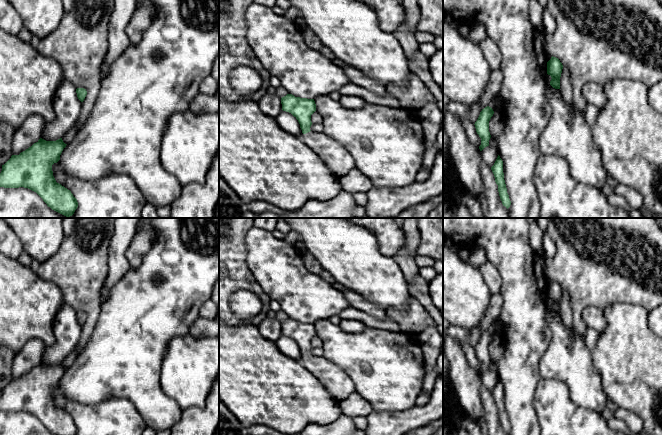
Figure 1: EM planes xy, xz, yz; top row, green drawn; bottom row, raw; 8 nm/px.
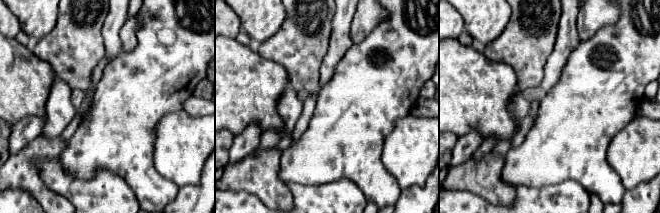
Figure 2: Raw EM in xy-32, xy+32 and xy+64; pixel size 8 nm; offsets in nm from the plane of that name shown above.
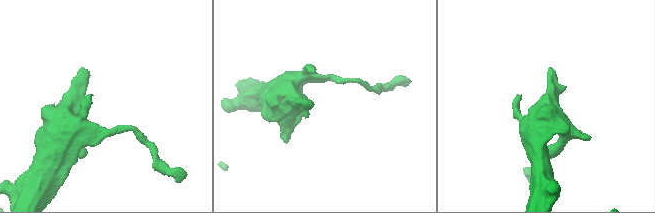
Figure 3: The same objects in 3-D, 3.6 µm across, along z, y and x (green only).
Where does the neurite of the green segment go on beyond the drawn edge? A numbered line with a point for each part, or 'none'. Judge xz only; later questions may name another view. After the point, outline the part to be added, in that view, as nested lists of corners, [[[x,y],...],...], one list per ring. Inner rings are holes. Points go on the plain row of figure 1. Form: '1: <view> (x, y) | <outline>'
1: xz (338, 383) | [[[310,355],[302,359],[302,364],[339,402],[356,392],[355,385],[348,374],[325,357]]]

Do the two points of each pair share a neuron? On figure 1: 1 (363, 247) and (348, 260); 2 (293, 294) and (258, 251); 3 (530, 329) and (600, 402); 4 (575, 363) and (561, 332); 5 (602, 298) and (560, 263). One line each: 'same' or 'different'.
1: same
2: same
3: different
4: same
5: same

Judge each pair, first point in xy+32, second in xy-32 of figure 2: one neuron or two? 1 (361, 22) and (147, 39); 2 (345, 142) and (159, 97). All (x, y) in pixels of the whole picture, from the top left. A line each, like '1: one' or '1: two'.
1: two
2: one

